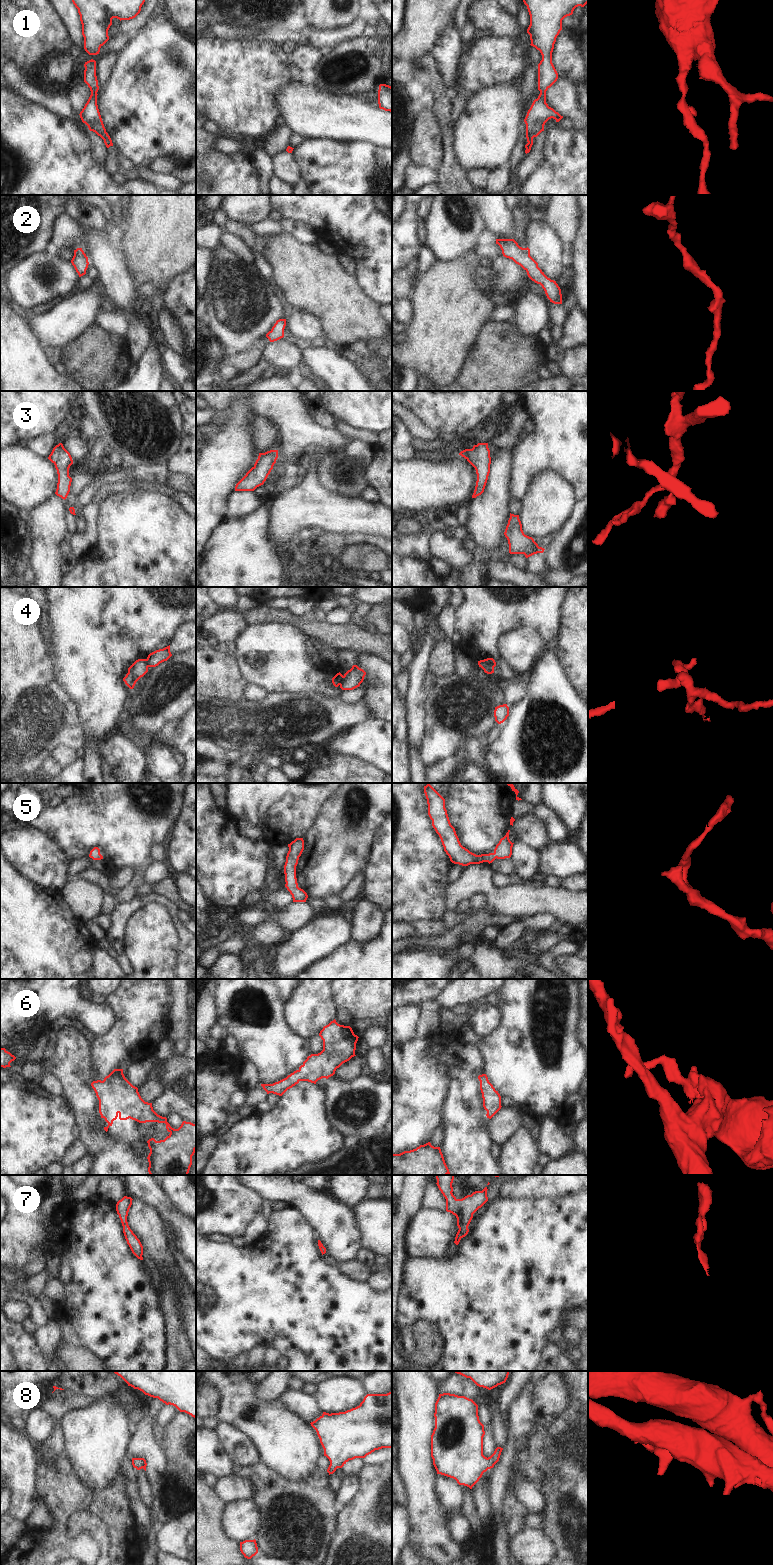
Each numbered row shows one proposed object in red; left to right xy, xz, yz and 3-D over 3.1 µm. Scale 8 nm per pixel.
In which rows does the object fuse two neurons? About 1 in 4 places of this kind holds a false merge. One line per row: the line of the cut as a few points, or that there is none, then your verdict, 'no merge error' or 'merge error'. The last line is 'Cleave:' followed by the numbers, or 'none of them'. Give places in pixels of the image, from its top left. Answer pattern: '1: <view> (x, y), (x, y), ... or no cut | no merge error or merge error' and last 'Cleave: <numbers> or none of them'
1: no cut | no merge error
2: no cut | no merge error
3: no cut | no merge error
4: yz (482, 660), (494, 666) | merge error
5: no cut | no merge error
6: no cut | no merge error
7: no cut | no merge error
8: no cut | no merge error
Cleave: 4

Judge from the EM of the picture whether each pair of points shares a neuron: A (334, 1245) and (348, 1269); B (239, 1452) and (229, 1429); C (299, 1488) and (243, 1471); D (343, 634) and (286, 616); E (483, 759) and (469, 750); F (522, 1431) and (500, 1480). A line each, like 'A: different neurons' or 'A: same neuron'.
A: different neurons
B: same neuron
C: same neuron
D: same neuron
E: same neuron
F: same neuron

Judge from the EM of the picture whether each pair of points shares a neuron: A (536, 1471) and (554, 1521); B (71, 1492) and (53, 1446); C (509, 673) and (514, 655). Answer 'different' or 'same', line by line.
A: different
B: different
C: different

